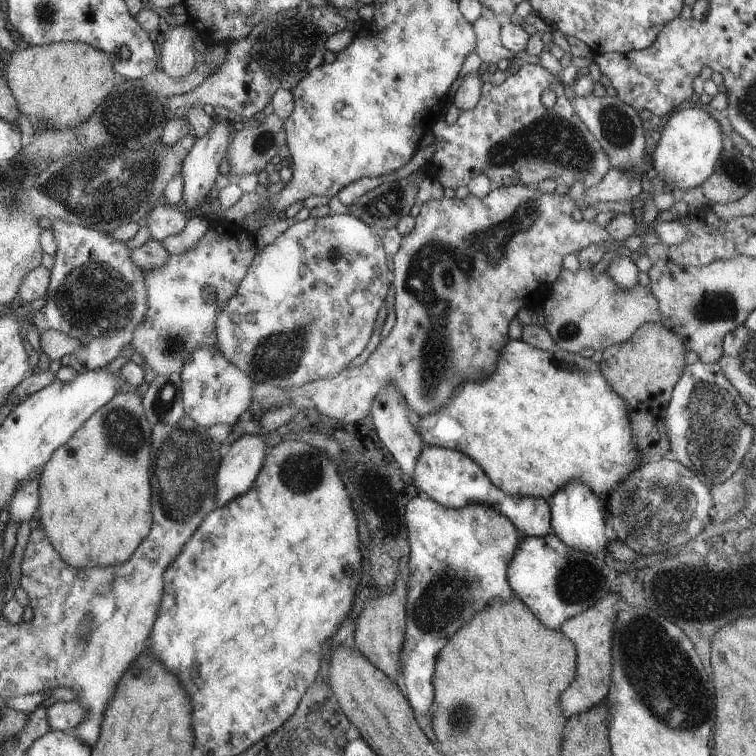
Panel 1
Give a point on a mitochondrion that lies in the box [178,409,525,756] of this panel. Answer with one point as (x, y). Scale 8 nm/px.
(446, 598)

